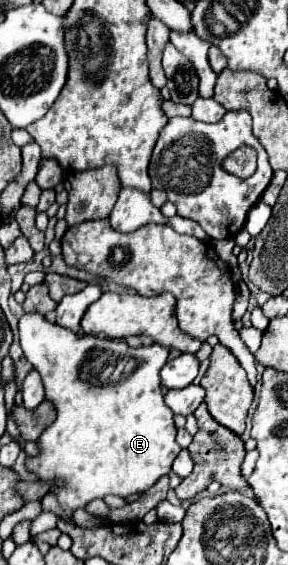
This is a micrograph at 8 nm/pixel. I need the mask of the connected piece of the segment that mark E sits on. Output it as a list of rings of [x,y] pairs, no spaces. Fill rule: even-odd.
[[[23,314],[19,318],[19,340],[25,358],[33,364],[33,368],[41,374],[45,384],[45,396],[57,406],[57,420],[41,434],[39,438],[39,456],[27,458],[27,470],[35,472],[39,480],[51,482],[53,494],[57,496],[63,510],[71,516],[73,510],[85,508],[87,502],[93,498],[103,498],[107,494],[129,496],[141,494],[149,490],[161,476],[171,472],[171,464],[175,456],[181,452],[179,444],[175,442],[175,422],[173,412],[165,406],[161,394],[161,378],[159,370],[165,366],[169,348],[161,344],[129,348],[123,340],[107,340],[101,336],[75,336],[71,330],[61,328],[57,324],[47,322],[39,314]],[[109,352],[119,358],[133,358],[135,368],[127,378],[117,382],[107,382],[95,376],[91,362],[97,354]],[[53,480],[63,480],[65,486],[57,488]]]

